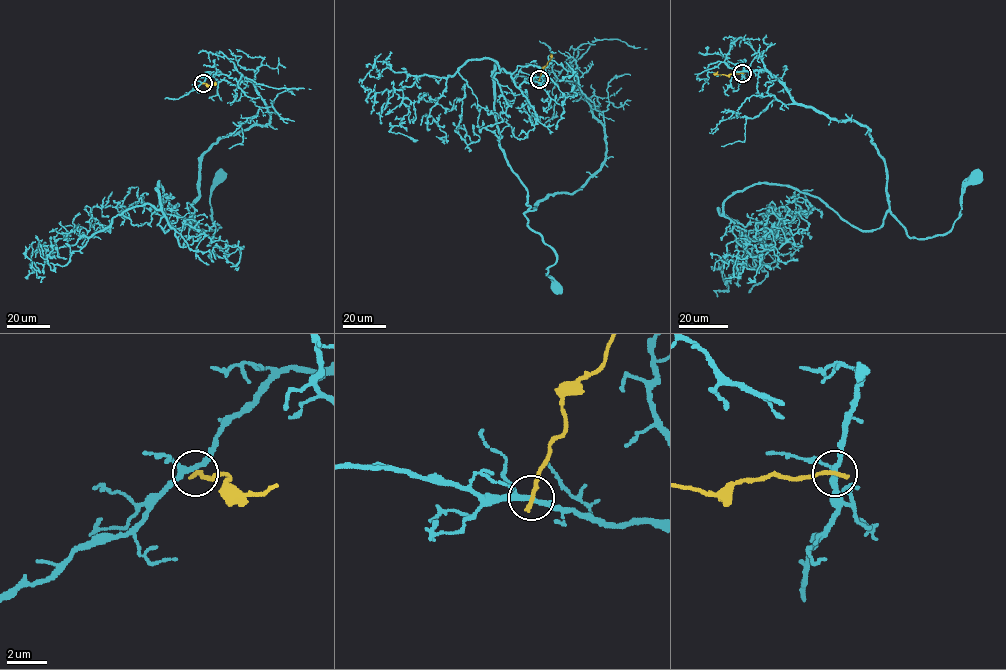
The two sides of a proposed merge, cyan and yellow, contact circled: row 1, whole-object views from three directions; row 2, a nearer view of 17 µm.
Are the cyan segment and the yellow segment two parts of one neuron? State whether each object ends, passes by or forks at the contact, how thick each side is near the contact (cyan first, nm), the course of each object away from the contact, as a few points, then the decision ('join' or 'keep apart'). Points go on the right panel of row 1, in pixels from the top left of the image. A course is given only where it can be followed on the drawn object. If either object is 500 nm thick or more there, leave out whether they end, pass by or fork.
cyan forks there; yellow ends there; 220 nm thick on the cyan side, 240 nm on the other; cyan runs (742, 73), (744, 59), (795, 102), (870, 130), (889, 211), (908, 237), (945, 234), (974, 178); yellow runs (742, 73), (713, 73); keep apart

